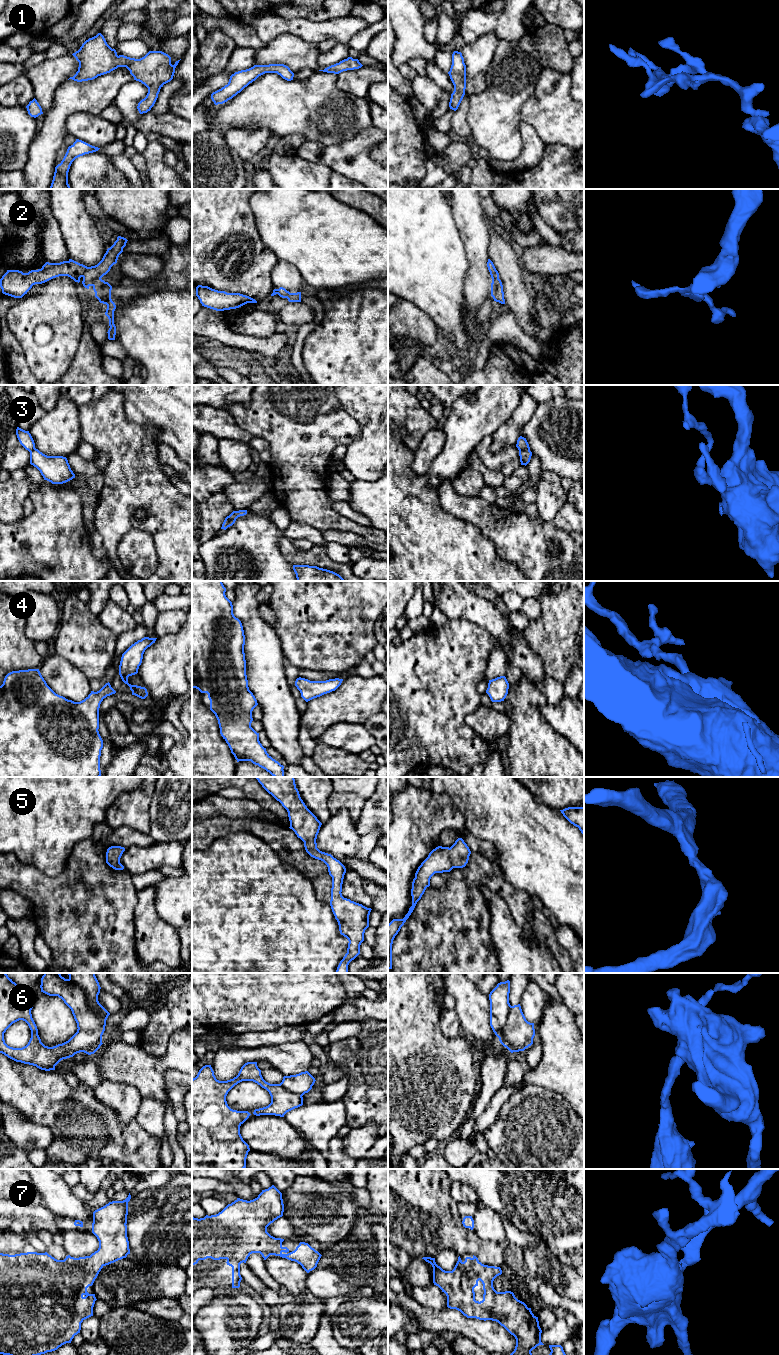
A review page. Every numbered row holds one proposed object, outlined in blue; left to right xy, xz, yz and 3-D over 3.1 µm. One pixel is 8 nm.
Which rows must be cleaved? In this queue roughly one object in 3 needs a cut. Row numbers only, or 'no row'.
2, 3, 6

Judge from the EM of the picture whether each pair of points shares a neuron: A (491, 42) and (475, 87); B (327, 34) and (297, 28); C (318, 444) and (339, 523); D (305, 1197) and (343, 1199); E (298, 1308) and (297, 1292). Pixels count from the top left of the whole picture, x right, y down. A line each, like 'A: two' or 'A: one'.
A: one
B: one
C: one
D: one
E: two

